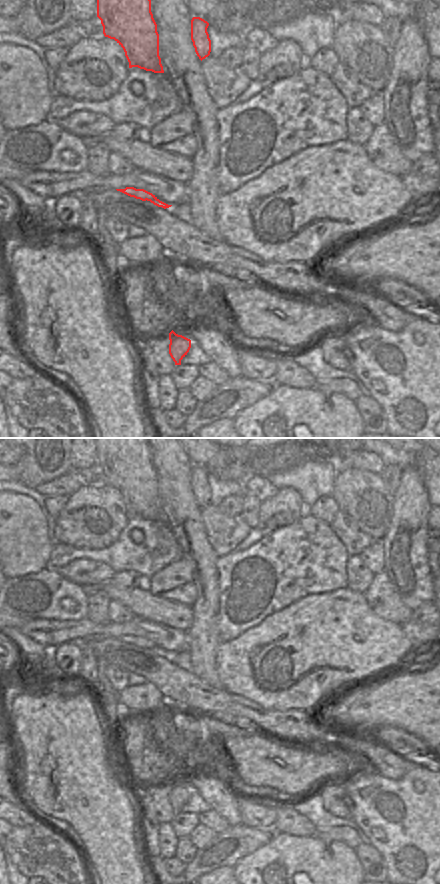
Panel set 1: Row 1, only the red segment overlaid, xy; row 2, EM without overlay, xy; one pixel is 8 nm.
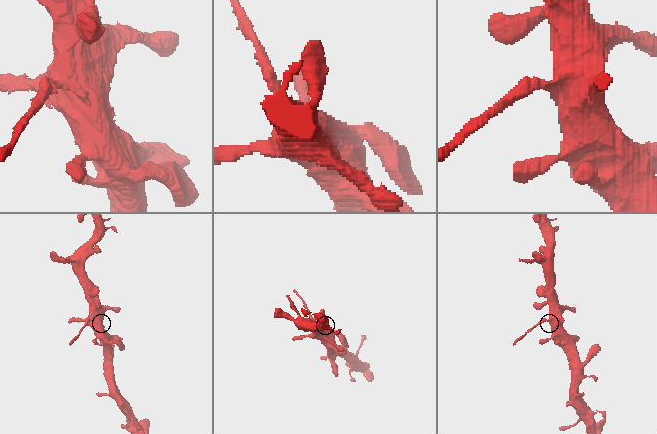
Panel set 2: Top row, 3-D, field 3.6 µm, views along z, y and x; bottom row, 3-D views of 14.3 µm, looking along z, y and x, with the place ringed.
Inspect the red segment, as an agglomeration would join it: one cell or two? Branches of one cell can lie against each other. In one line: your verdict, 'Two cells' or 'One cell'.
Two cells.

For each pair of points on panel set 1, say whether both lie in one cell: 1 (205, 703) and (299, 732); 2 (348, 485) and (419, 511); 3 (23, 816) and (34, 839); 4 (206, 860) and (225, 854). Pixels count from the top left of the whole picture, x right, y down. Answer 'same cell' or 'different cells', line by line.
1: same cell
2: different cells
3: different cells
4: same cell

